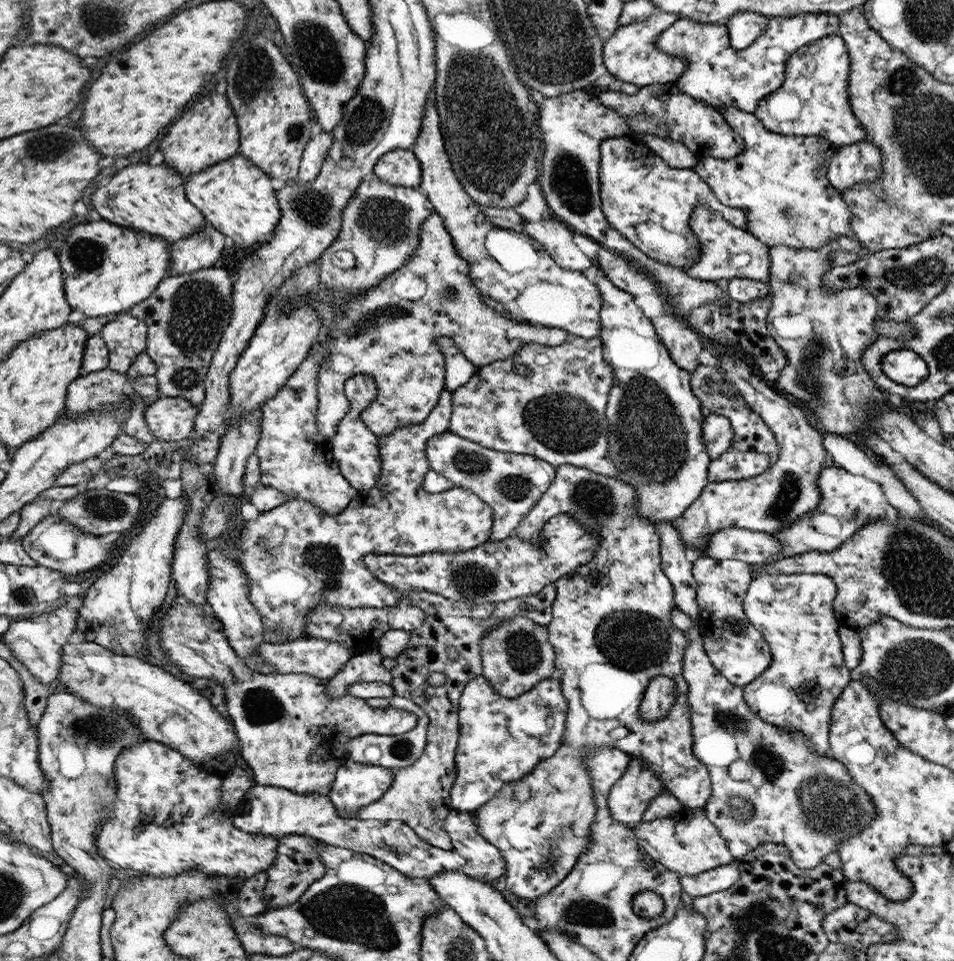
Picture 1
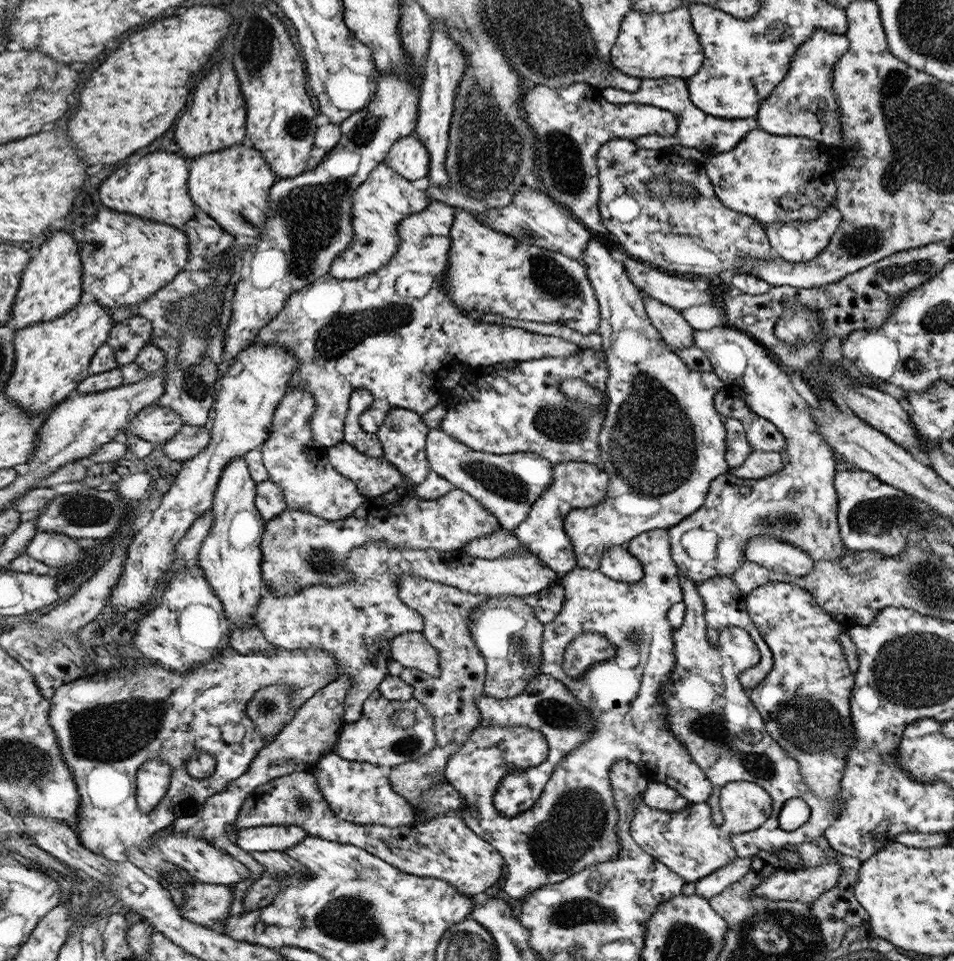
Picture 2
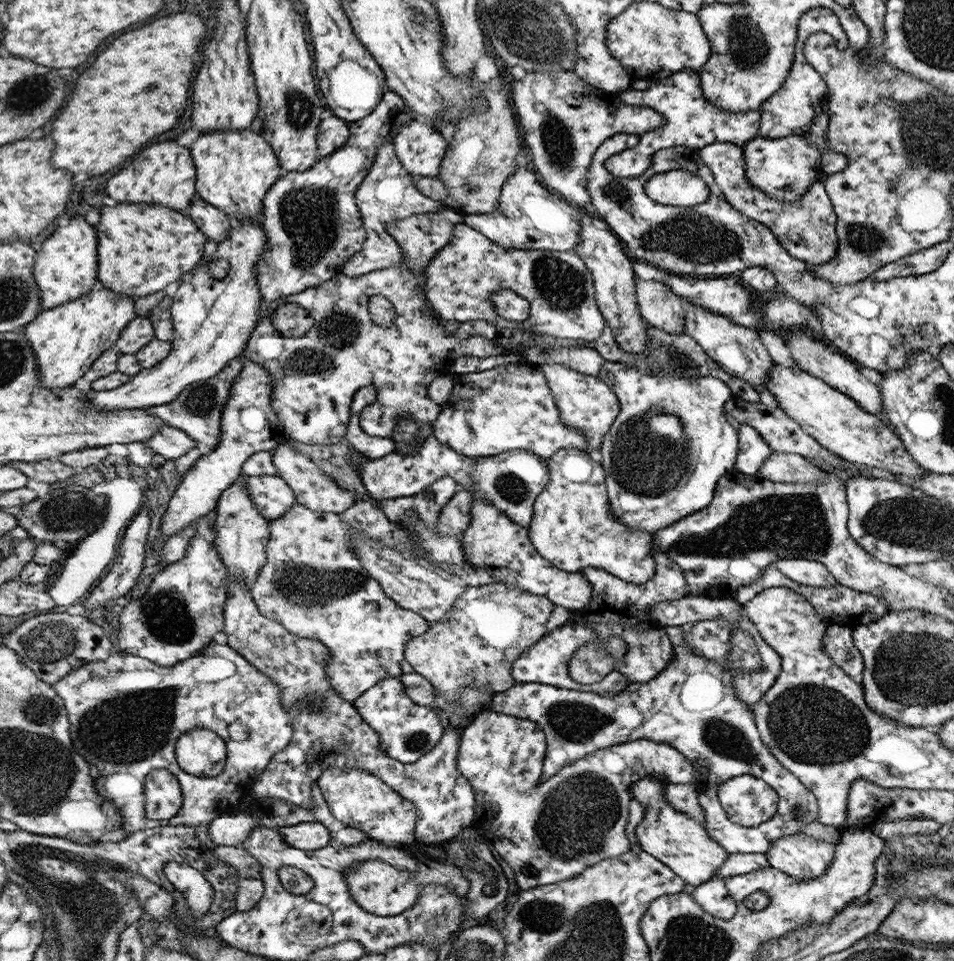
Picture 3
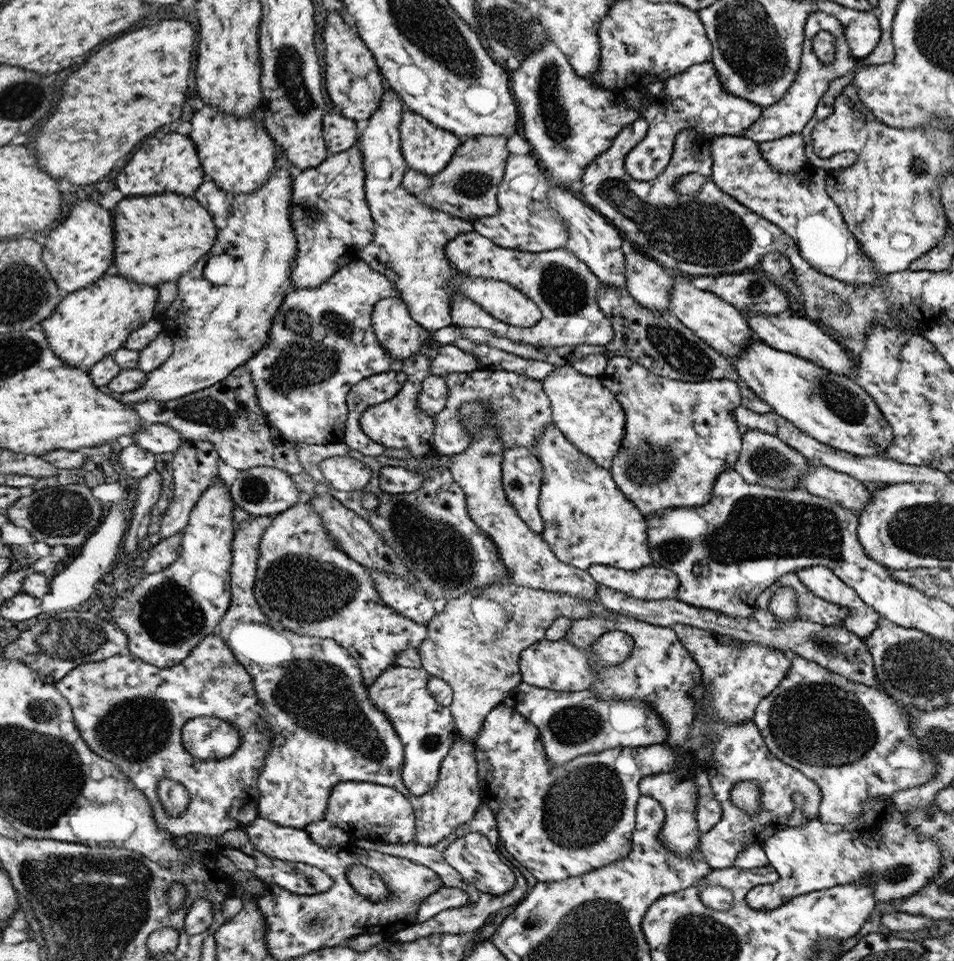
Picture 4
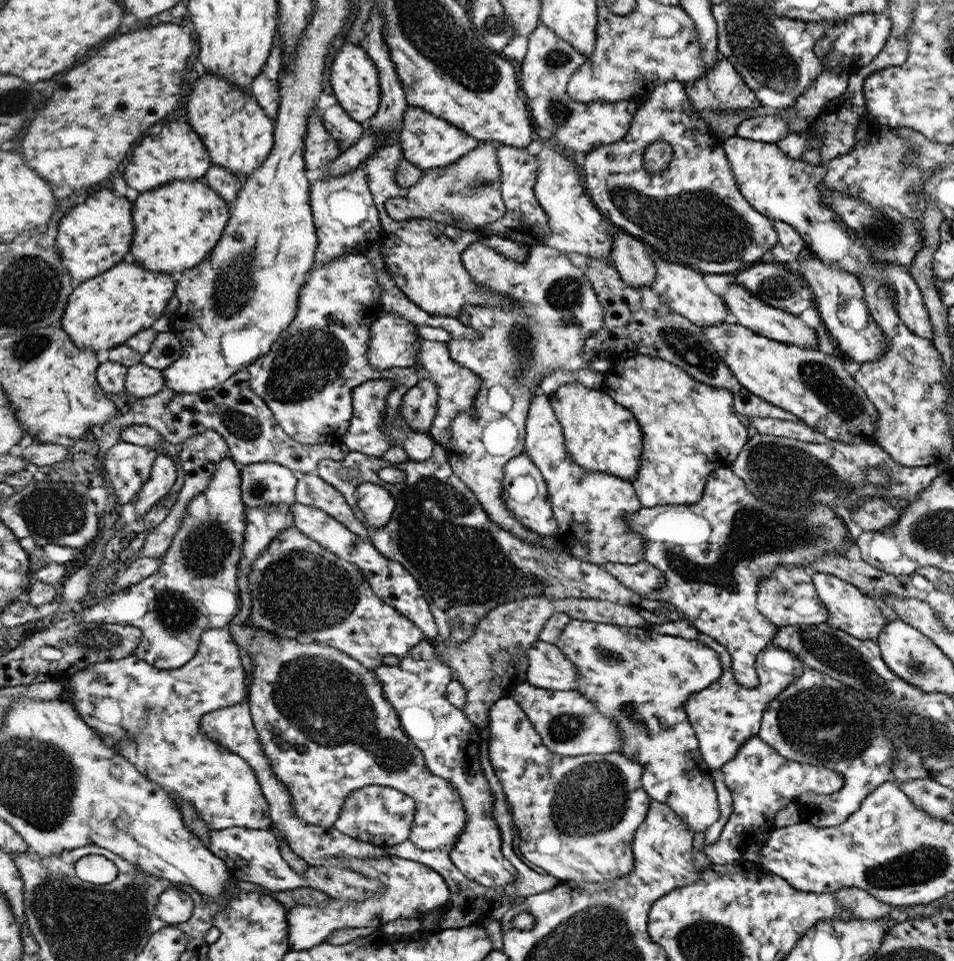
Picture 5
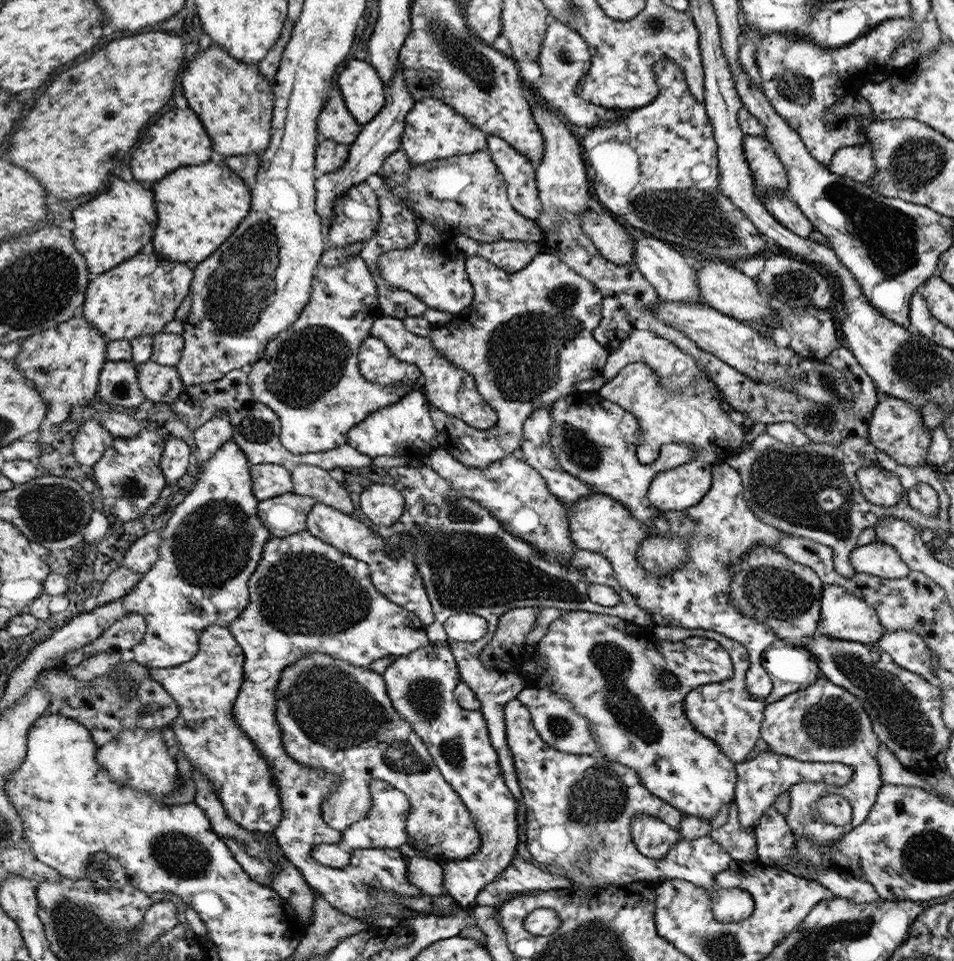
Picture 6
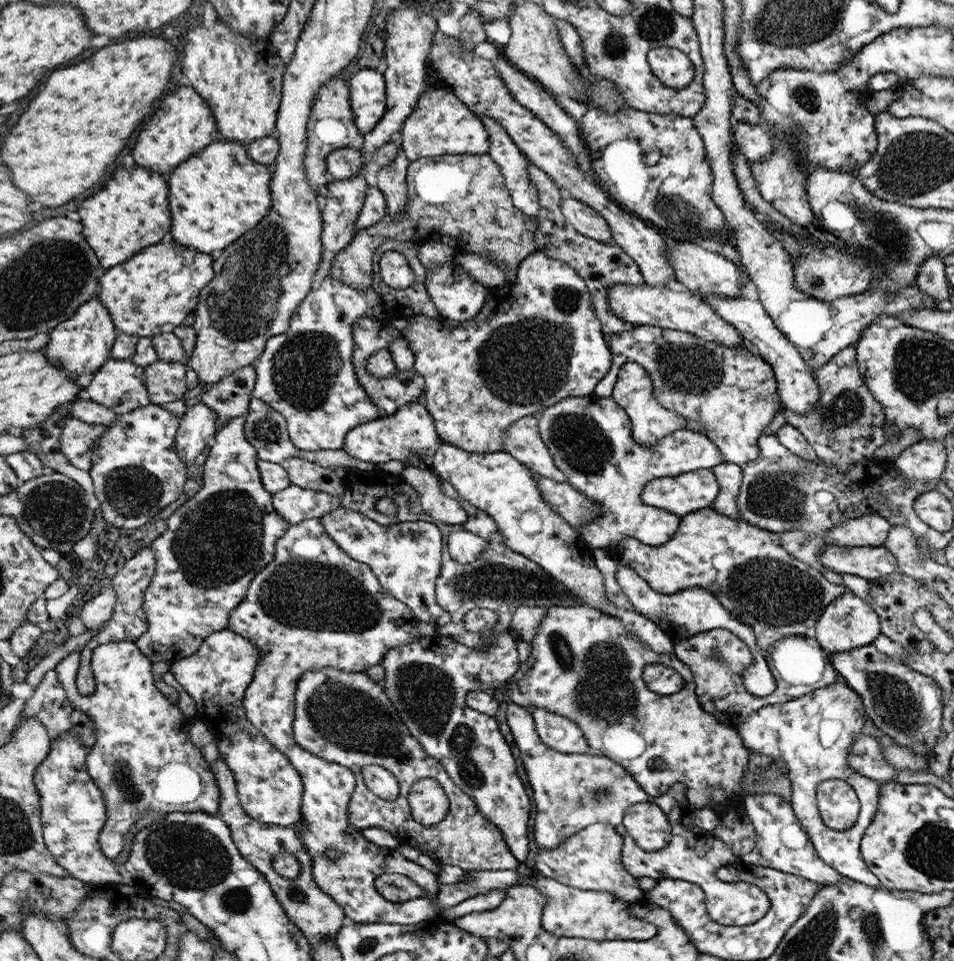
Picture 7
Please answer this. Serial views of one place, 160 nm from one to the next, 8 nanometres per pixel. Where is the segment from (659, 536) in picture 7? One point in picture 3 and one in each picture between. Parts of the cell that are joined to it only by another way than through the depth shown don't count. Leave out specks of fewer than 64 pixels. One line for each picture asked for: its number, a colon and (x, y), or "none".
3: (585, 402)
4: (587, 412)
5: (601, 435)
6: (596, 441)

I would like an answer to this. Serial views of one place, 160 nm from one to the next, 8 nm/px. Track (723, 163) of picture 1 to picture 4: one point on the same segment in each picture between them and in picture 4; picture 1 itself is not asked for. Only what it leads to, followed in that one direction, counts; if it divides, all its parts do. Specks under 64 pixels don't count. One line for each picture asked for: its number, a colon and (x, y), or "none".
2: (772, 178)
3: (785, 168)
4: (788, 154)

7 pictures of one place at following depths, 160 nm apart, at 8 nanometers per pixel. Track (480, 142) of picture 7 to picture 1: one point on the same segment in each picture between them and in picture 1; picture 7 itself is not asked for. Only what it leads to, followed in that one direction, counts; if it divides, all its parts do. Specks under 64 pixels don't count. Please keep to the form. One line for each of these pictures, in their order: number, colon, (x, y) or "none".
1: (402, 167)
2: (409, 157)
3: (421, 148)
4: (428, 149)
5: (429, 142)
6: (434, 130)

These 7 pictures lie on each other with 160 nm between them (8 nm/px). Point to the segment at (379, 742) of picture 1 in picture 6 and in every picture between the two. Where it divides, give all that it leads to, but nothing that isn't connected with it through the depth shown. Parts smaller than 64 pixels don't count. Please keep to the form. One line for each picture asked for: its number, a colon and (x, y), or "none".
2: (376, 738)
3: (408, 730)
4: (427, 728)
5: (417, 689)
6: (421, 685)

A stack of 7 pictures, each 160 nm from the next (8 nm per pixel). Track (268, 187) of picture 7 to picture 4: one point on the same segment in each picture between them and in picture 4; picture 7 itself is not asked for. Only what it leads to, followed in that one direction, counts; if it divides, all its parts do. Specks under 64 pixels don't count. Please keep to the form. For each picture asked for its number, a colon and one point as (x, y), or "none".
4: (161, 237)
5: (178, 225)
6: (200, 206)

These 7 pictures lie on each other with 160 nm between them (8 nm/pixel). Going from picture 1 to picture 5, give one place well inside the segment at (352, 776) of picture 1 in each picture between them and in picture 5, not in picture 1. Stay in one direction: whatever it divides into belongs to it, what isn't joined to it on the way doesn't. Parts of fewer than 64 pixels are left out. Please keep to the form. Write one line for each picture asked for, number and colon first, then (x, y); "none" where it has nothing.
2: (358, 792)
3: (356, 797)
4: (363, 810)
5: (383, 816)

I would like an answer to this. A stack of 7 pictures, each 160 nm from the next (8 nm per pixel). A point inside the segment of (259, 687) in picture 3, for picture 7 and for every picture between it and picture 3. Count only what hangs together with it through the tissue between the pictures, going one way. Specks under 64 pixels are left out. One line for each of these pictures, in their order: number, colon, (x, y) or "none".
4: (132, 712)
5: (153, 716)
6: (205, 689)
7: (271, 790)

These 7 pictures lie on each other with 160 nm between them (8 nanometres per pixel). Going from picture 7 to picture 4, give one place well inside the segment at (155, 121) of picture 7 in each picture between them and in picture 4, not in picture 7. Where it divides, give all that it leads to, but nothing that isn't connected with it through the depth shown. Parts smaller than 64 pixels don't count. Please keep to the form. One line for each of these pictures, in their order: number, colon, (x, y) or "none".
4: (170, 164)
5: (177, 153)
6: (179, 139)

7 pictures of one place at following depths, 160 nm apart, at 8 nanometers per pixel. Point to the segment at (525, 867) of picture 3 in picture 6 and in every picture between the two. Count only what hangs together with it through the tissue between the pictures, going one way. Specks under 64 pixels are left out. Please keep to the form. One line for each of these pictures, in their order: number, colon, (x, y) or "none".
4: (563, 821)
5: (577, 816)
6: (579, 809)

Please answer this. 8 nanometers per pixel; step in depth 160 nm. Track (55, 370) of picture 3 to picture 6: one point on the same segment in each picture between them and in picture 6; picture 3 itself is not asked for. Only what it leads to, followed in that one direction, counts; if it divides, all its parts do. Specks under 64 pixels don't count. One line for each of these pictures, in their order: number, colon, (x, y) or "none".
4: (91, 324)
5: (106, 312)
6: (140, 297)

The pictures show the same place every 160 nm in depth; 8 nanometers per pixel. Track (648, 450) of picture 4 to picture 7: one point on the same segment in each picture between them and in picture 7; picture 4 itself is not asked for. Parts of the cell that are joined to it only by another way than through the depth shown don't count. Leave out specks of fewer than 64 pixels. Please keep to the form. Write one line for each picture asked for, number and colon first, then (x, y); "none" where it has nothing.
5: (690, 430)
6: (695, 416)
7: (693, 491)

